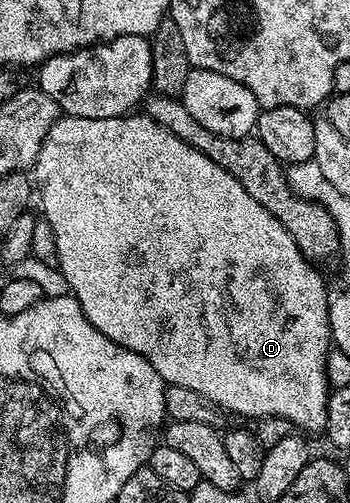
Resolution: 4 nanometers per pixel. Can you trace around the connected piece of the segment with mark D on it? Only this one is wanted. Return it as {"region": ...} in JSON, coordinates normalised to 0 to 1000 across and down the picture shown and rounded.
{"region":[[[371,223],[340,235],[297,235],[294,239],[200,235],[194,231],[166,233],[163,245],[151,249],[146,262],[134,262],[134,270],[111,294],[111,310],[100,328],[91,332],[89,346],[100,356],[103,392],[109,396],[117,392],[117,417],[129,423],[123,427],[123,439],[143,447],[146,461],[154,463],[157,499],[166,501],[163,533],[189,551],[189,561],[197,567],[194,583],[217,592],[223,604],[237,612],[249,636],[260,636],[260,644],[271,652],[283,652],[283,660],[294,660],[294,668],[306,668],[306,676],[317,676],[329,684],[340,684],[351,692],[363,692],[374,700],[409,708],[426,718],[431,732],[443,732],[443,740],[454,740],[460,753],[480,765],[546,771],[546,779],[569,779],[569,787],[603,795],[614,805],[629,807],[634,817],[654,821],[657,815],[666,823],[691,823],[694,829],[717,831],[717,835],[737,835],[757,829],[809,829],[851,857],[926,857],[929,845],[934,843],[934,803],[940,801],[946,781],[940,750],[929,738],[934,708],[946,694],[946,666],[940,662],[940,596],[946,577],[929,571],[929,553],[906,539],[914,535],[897,523],[886,521],[871,511],[871,503],[843,485],[831,461],[820,461],[820,453],[809,453],[803,439],[786,429],[774,429],[774,421],[763,421],[763,414],[751,414],[751,406],[740,406],[740,398],[729,398],[729,390],[717,390],[706,382],[706,374],[694,374],[694,366],[683,366],[683,358],[671,358],[671,350],[660,350],[660,342],[626,334],[626,326],[614,326],[614,318],[580,310],[580,302],[569,302],[546,286],[511,278],[511,270],[500,270],[500,262],[466,254],[466,247],[454,247],[440,235],[423,233],[403,223]]]}

